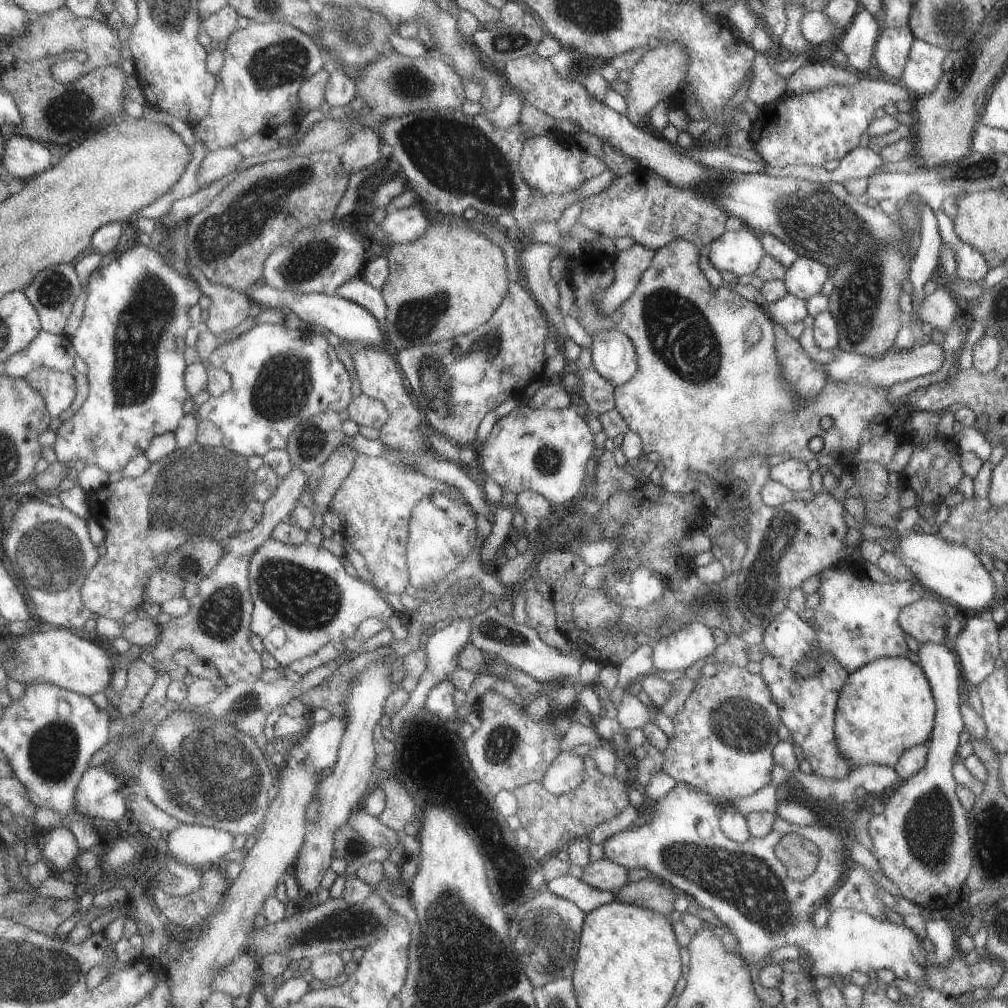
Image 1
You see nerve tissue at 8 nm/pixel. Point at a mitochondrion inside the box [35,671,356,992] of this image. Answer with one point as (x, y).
(208, 773)

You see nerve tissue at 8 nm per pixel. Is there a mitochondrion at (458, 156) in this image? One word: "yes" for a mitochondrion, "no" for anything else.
yes

